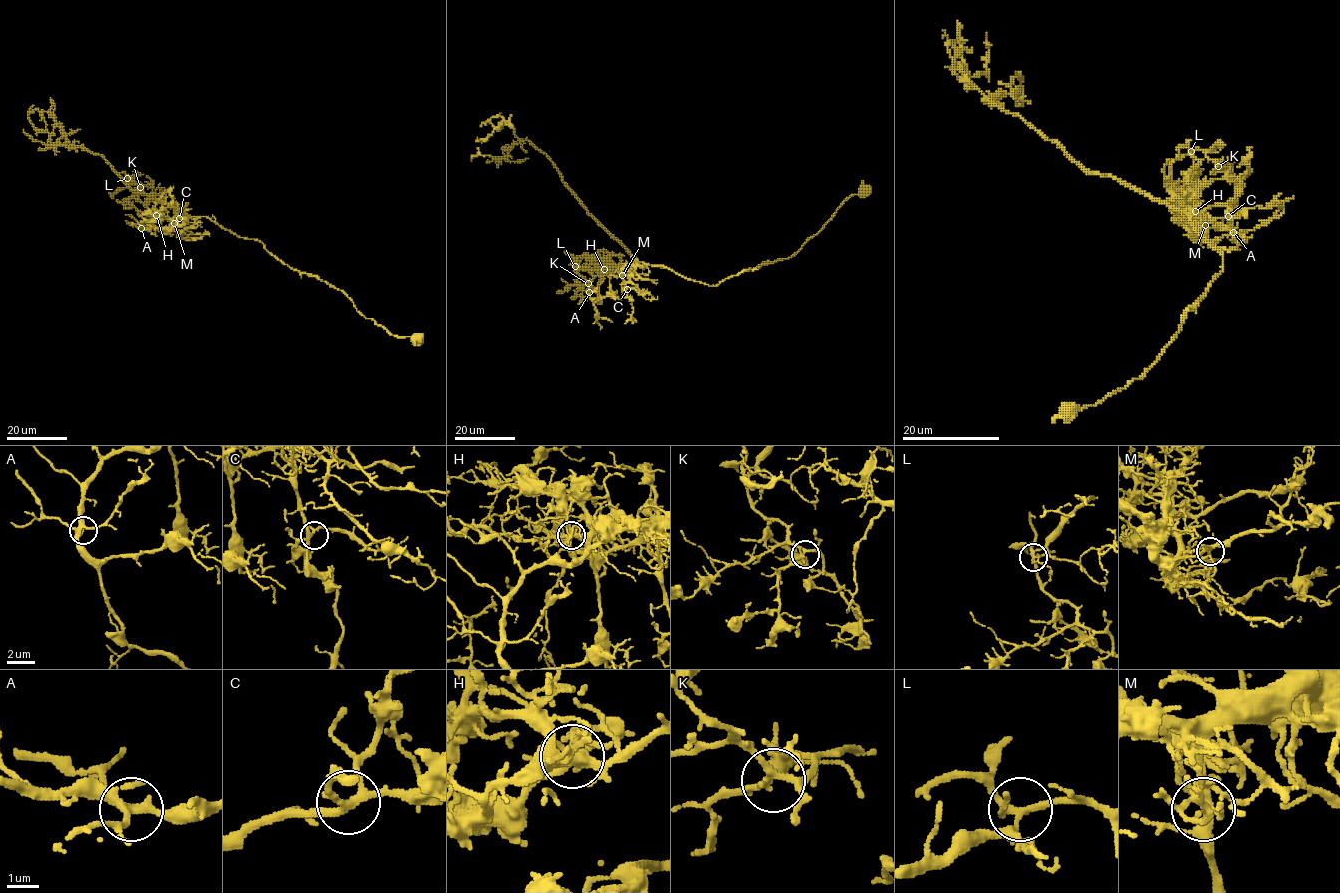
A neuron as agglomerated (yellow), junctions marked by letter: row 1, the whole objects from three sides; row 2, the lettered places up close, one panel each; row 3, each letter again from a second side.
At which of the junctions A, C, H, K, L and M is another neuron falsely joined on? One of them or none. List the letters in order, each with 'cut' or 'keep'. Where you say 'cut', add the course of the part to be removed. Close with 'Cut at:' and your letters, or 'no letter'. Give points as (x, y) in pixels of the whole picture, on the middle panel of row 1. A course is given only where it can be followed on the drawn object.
A: keep
C: keep
H: keep
K: keep
L: cut; course (574, 267), (577, 273), (590, 282), (600, 302), (595, 303)
M: keep
Cut at: L

